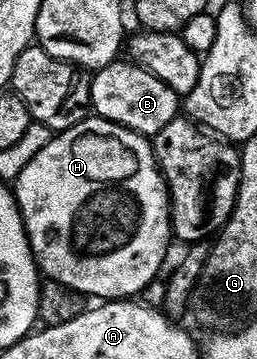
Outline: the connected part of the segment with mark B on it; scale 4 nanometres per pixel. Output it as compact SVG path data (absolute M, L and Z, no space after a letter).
M132 61L121 62L111 62L106 67L98 67L92 72L89 80L89 106L92 114L98 119L106 119L132 131L138 131L140 135L155 136L159 133L159 129L163 129L163 125L167 125L167 121L178 118L179 96L166 83L159 81L159 77L147 73L136 63Z

